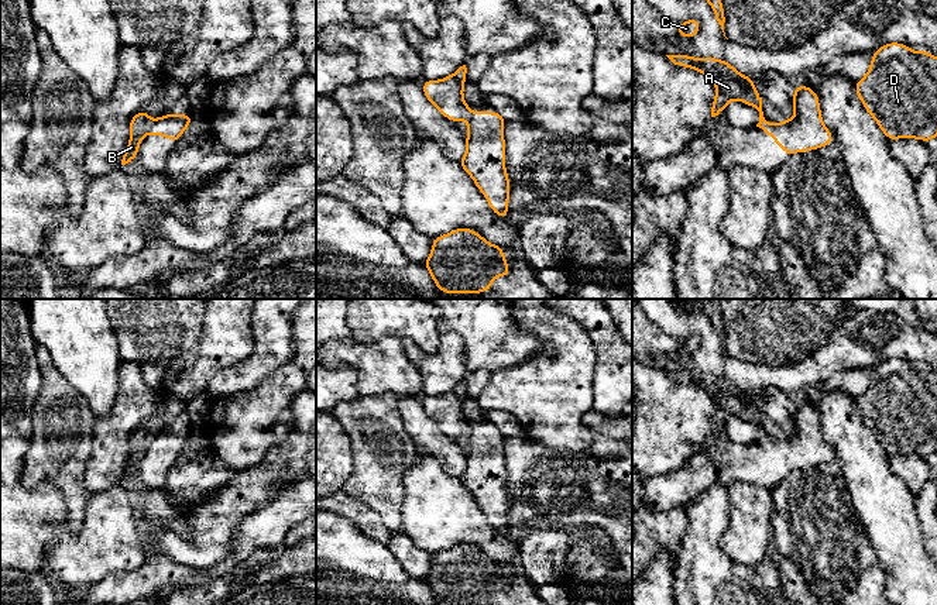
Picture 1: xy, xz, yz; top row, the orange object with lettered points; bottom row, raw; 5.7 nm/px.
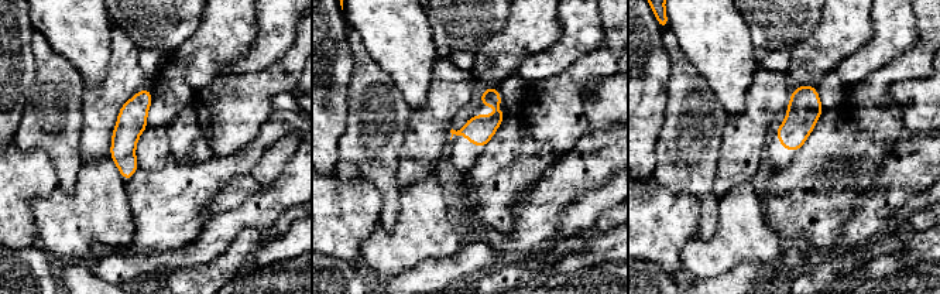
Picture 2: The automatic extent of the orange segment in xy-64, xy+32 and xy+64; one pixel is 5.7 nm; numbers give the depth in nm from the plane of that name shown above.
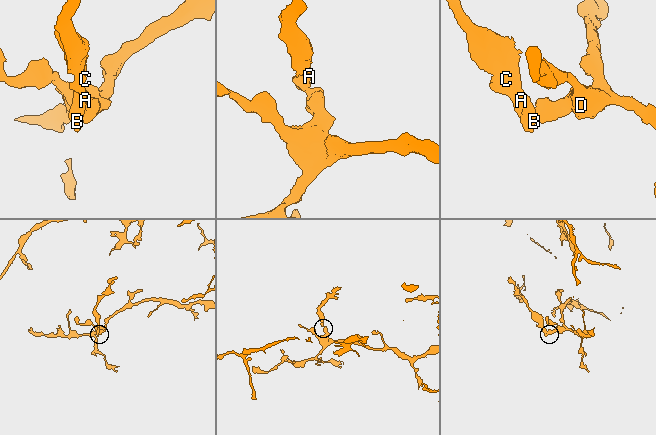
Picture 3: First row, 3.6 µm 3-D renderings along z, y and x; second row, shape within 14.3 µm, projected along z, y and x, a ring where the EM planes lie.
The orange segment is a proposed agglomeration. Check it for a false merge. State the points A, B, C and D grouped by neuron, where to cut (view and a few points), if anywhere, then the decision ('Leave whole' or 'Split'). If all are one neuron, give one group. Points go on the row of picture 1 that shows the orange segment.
Groups: A B C D. No split. Leave whole

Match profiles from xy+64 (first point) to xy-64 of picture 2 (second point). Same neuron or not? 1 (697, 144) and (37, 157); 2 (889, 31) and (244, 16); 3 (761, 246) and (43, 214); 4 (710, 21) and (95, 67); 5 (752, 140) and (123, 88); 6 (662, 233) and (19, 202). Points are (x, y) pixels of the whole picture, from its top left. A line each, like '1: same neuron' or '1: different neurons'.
1: different neurons
2: different neurons
3: same neuron
4: same neuron
5: same neuron
6: same neuron

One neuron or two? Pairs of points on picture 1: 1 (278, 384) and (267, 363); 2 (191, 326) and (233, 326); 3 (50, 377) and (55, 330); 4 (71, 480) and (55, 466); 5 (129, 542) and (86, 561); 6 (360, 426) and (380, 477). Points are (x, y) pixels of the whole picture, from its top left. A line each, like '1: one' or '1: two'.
1: two
2: two
3: two
4: one
5: one
6: one

